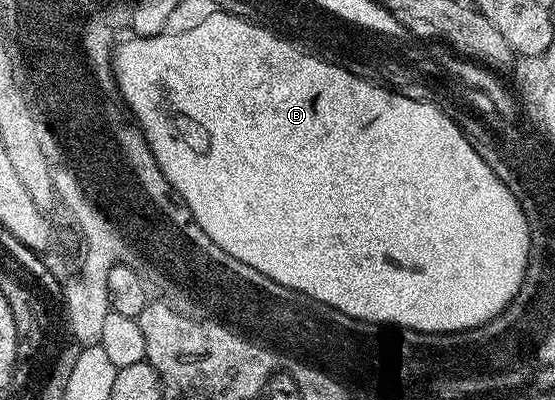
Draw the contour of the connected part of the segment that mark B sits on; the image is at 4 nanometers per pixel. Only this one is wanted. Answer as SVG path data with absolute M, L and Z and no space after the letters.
M240 17L217 18L211 20L202 29L195 28L195 33L191 36L182 36L182 38L174 30L167 30L163 33L165 33L164 36L139 36L136 40L127 41L124 39L115 48L113 67L116 85L127 112L139 125L144 138L147 139L147 145L151 148L157 166L165 174L165 178L171 183L173 190L189 206L193 216L198 219L201 230L205 230L209 234L209 238L215 240L217 246L221 246L225 250L225 254L233 254L239 262L254 266L261 274L265 274L269 278L272 276L281 278L283 284L307 284L307 292L323 292L323 304L336 313L344 312L345 315L352 316L355 320L368 320L371 324L393 324L389 326L394 326L399 330L411 329L417 332L469 331L471 328L477 328L488 323L506 310L507 305L518 294L526 276L527 260L531 254L530 222L527 221L522 206L518 204L517 198L510 192L509 187L505 186L501 178L489 168L486 162L482 160L481 155L475 152L473 146L467 140L466 134L446 115L442 107L423 98L422 100L414 100L411 96L402 96L402 91L392 90L390 87L380 86L378 83L355 76L349 70L342 68L341 65L331 64L302 47L296 46L290 39L280 38L276 33L269 36L260 34L248 19L240 19Z

